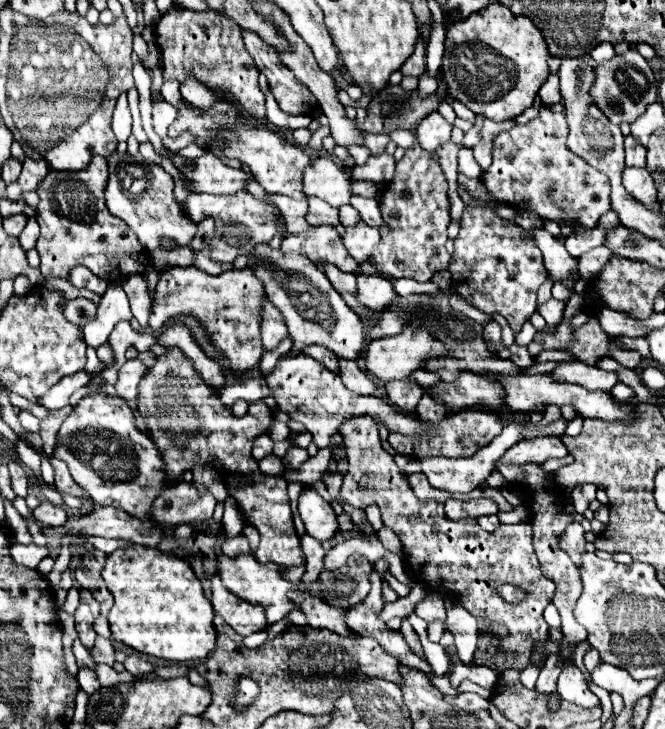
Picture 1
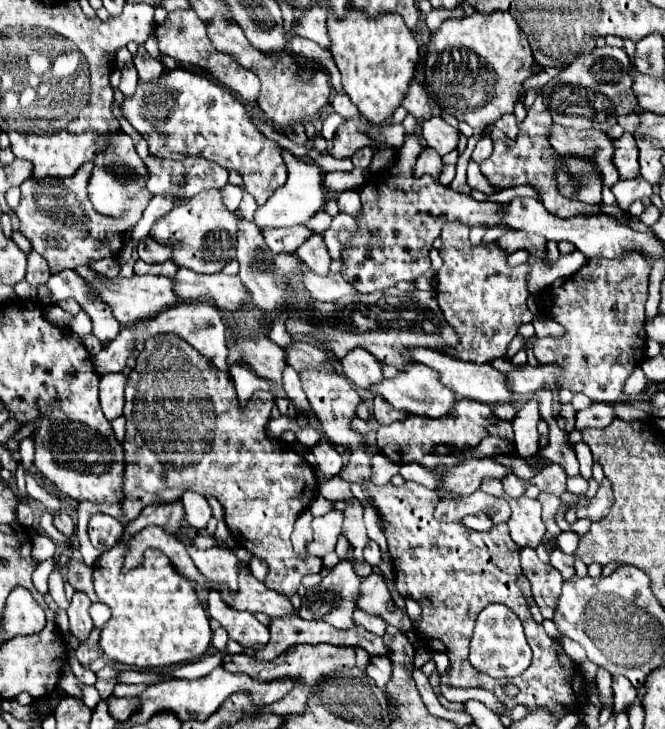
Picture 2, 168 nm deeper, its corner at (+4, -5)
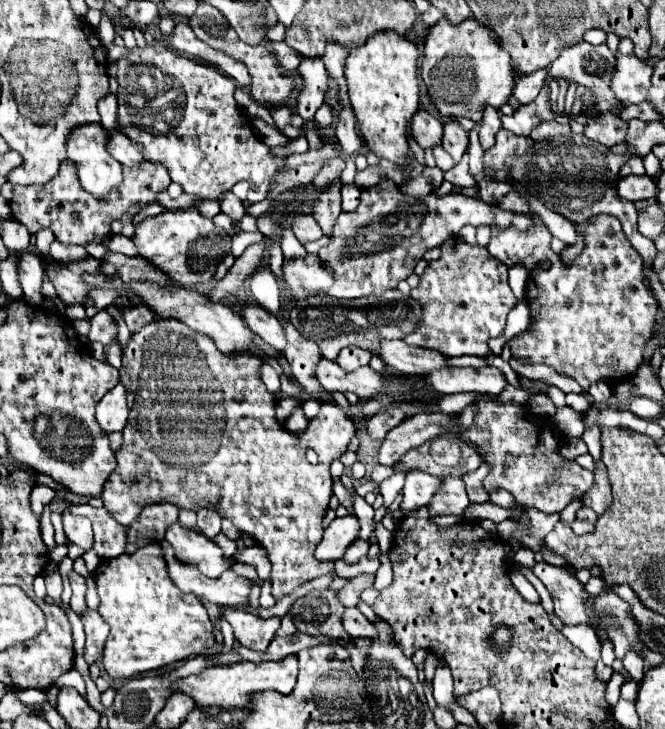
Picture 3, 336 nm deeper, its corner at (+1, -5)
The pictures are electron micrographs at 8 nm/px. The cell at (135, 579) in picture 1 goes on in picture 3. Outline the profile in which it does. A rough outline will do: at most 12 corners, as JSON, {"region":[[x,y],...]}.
{"region":[[159,543],[101,561],[109,677],[213,649],[213,623],[171,581]]}

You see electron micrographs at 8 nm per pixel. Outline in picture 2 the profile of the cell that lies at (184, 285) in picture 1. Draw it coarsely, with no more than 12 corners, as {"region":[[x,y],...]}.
{"region":[[132,275],[90,283],[120,325],[176,305],[174,279]]}

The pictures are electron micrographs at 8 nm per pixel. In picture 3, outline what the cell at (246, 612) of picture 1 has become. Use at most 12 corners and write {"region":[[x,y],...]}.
{"region":[[223,609],[235,639],[265,651],[281,625],[279,617],[259,619]]}

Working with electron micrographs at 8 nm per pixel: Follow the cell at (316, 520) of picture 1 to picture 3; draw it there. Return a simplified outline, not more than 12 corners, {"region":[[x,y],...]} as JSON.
{"region":[[353,515],[335,517],[315,549],[319,561],[341,561],[359,539]]}

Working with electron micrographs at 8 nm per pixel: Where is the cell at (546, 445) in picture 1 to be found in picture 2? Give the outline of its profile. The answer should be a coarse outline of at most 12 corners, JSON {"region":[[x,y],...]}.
{"region":[[466,459],[444,469],[444,489],[474,493],[484,479],[504,479],[512,469],[494,459]]}

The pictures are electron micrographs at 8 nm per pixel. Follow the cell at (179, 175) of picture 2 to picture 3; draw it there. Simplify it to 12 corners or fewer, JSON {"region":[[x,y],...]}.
{"region":[[109,131],[107,151],[131,167],[143,159],[141,145],[133,145],[125,135]]}

